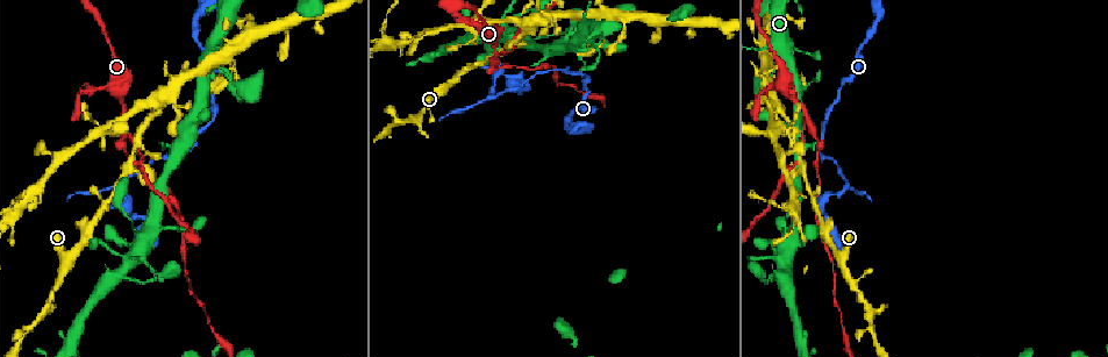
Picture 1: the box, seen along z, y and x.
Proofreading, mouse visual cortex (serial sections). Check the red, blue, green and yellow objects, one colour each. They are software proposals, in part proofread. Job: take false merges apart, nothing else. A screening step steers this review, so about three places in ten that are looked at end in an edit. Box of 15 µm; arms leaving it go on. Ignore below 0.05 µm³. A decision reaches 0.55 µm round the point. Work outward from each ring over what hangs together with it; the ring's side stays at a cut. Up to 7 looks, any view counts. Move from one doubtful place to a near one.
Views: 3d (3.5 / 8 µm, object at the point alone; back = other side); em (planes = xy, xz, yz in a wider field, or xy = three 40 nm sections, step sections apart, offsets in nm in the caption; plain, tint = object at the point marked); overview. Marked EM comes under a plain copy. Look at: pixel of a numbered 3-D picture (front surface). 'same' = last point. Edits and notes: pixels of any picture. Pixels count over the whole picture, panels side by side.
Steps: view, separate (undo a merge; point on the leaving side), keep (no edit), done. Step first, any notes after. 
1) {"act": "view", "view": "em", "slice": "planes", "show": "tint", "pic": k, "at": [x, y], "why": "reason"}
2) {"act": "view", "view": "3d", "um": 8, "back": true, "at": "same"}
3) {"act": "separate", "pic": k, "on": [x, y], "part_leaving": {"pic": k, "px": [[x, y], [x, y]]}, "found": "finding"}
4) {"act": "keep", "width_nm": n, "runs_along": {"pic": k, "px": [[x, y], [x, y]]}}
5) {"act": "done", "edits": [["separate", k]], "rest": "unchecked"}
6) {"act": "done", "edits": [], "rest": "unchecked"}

{"act": "view", "view": "3d", "um": 8, "pic": 1, "at": [495, 56], "why": "sudden change in width"}

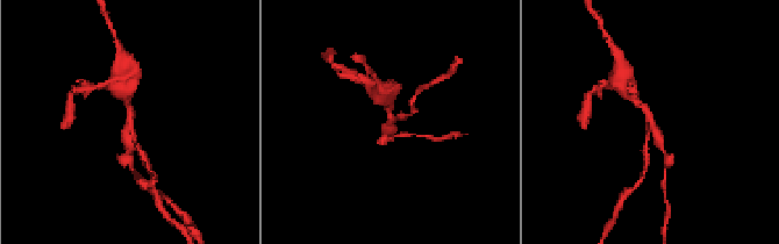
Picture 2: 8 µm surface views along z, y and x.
{"act": "view", "view": "3d", "um": 3.5, "back": true, "pic": 2, "at": [127, 128], "why": "zoom in"}

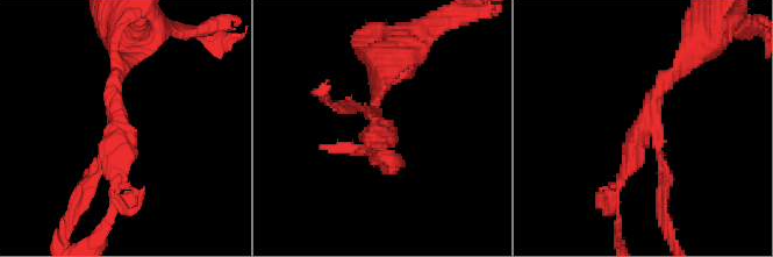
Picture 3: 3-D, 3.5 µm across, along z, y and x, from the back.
{"act": "view", "view": "em", "slice": "xy", "step": 5, "show": "tint", "pic": 3, "at": [647, 122], "arms": 3, "arm_widths_nm": [100, 200, 250], "why": "need the tissue"}

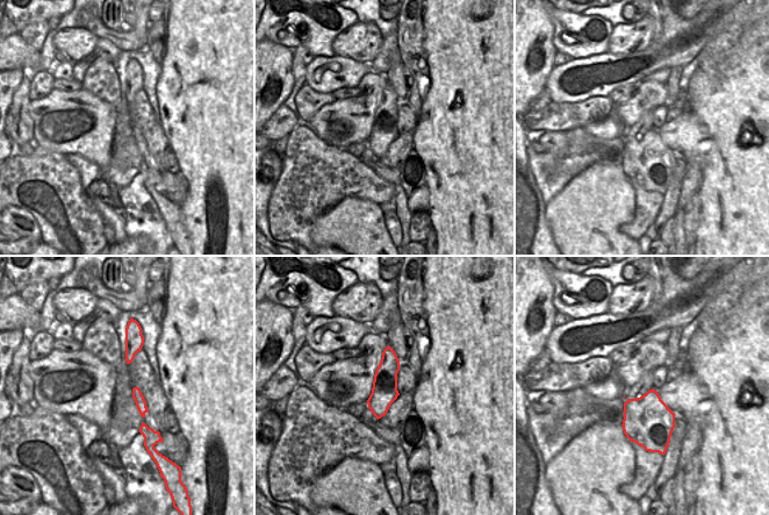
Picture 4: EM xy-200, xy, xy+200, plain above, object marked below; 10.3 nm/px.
{"act": "separate", "pic": 3, "on": [88, 183], "part_leaving": {"pic": 3, "px": [[656, 142], [658, 213], [671, 238]]}, "found": "two cells meet here"}

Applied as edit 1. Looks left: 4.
{"act": "view", "view": "3d", "um": 3.5, "pic": 1, "at": [67, 258], "why": "side arm on a straight run"}

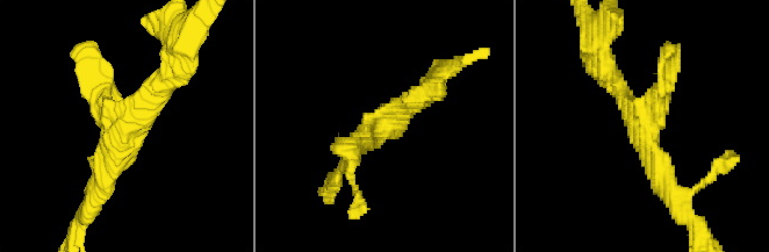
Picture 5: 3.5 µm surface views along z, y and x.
{"act": "view", "view": "em", "slice": "xy", "step": 3, "show": "tint", "pic": 5, "at": [128, 127], "arms": 3, "arm_widths_nm": [250, 250, 250]}

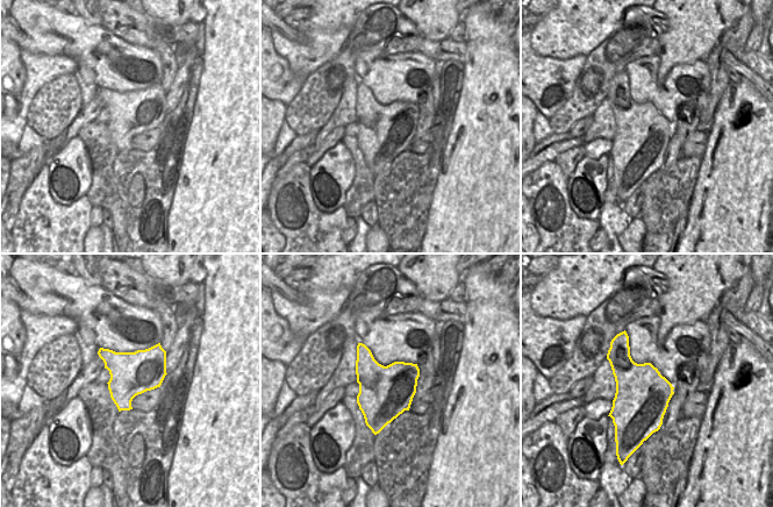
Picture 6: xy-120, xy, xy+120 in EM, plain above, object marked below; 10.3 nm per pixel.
{"act": "keep", "runs_along": {"pic": 5, "px": [[353, 146], [432, 87]]}, "found": "all the same cell"}

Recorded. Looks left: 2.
{"act": "view", "view": "3d", "um": 8, "pic": 1, "at": [526, 25], "why": "abrupt turn"}

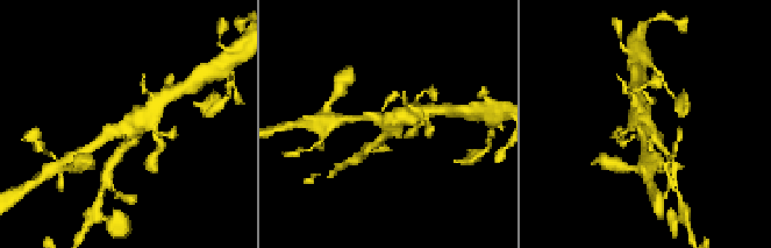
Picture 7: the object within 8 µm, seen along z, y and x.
{"act": "view", "view": "3d", "um": 3.5, "pic": 7, "at": [132, 127]}

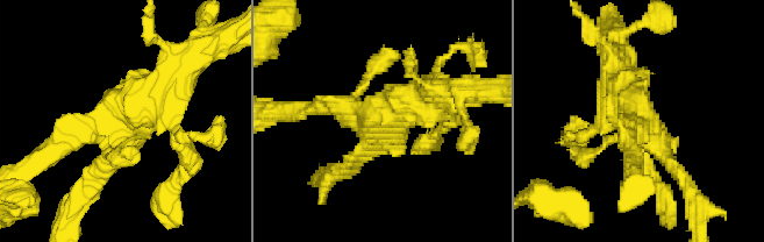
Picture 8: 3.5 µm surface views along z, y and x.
{"act": "keep", "runs_along": {"pic": 8, "px": [[88, 183], [177, 76]]}, "found": "all the same cell"}

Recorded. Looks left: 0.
{"act": "done", "edits": [["separate", 3]], "rest": "unchecked"}

